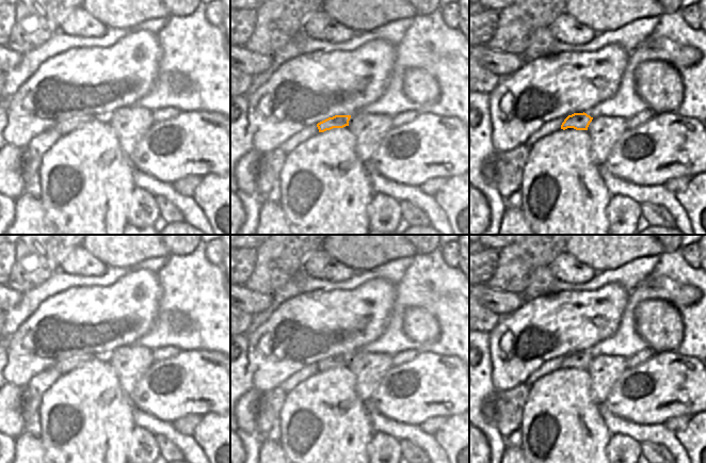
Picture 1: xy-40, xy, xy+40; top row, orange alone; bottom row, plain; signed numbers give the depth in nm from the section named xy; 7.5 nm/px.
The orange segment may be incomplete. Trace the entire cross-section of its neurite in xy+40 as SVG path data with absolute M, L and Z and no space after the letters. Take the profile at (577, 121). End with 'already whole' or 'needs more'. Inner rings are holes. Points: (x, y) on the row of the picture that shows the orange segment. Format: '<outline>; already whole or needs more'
M574 113L568 115L561 125L561 129L574 128L576 130L588 130L593 117L587 113Z; already whole

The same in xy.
M335 115L317 124L319 132L324 132L333 128L343 128L349 126L351 115Z; already whole

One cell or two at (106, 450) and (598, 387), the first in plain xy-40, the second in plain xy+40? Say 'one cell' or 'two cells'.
two cells

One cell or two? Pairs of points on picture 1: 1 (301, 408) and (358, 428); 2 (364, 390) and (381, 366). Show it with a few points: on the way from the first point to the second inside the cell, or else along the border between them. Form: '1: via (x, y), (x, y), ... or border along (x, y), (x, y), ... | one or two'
1: via (315, 415), (327, 428), (345, 428) | one
2: via (365, 384), (374, 372) | one

